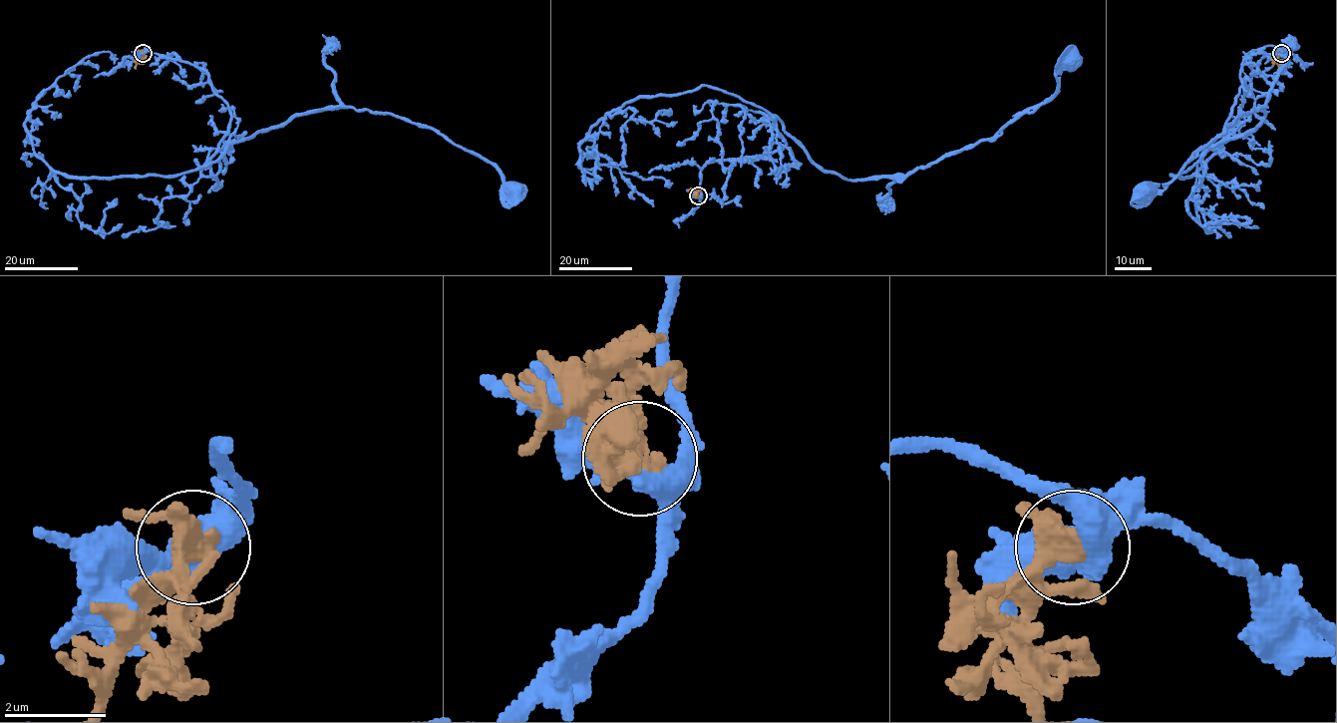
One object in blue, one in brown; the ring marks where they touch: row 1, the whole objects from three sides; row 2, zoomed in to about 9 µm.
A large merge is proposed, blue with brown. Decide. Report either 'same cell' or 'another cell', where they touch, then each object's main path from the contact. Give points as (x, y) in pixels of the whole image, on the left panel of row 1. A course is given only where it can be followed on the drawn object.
another cell; at (143, 53); blue runs (143, 53), (202, 68), (228, 106), (213, 175), (241, 141), (352, 107), (436, 130), (513, 192); brown runs (143, 53), (135, 68)

